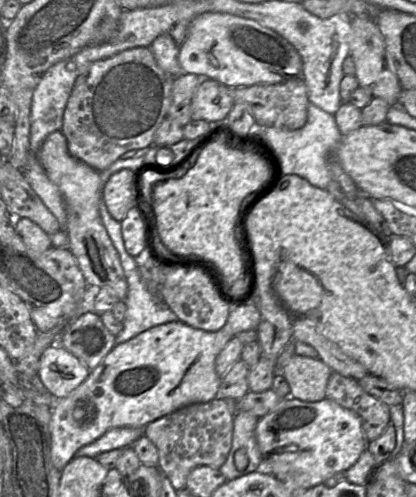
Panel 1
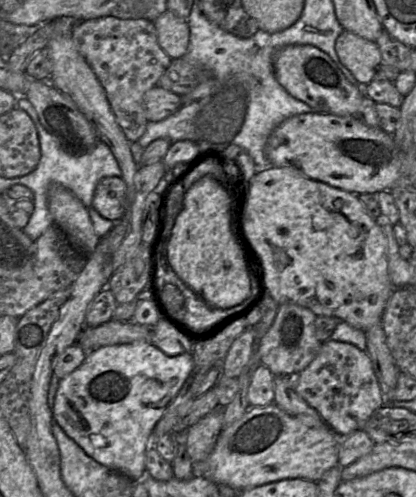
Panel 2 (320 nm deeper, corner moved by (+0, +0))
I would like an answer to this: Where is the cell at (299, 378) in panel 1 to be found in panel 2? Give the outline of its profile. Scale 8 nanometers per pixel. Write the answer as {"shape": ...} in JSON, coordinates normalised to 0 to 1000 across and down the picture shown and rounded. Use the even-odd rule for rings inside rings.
{"shape":[[[361,686],[260,694],[207,708],[202,728],[142,767],[125,821],[127,843],[212,918],[264,948],[337,968],[351,954],[349,913],[365,891],[368,863],[459,753],[464,712],[404,716]]]}

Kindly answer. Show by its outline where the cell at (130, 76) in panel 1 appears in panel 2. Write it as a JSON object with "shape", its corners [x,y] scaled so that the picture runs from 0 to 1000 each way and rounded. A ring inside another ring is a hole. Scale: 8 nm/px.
{"shape":[[[264,28],[183,46],[173,66],[188,103],[202,115],[248,179],[279,241],[313,288],[329,286],[356,249],[346,191],[394,149],[413,119],[385,95],[370,42]]]}

